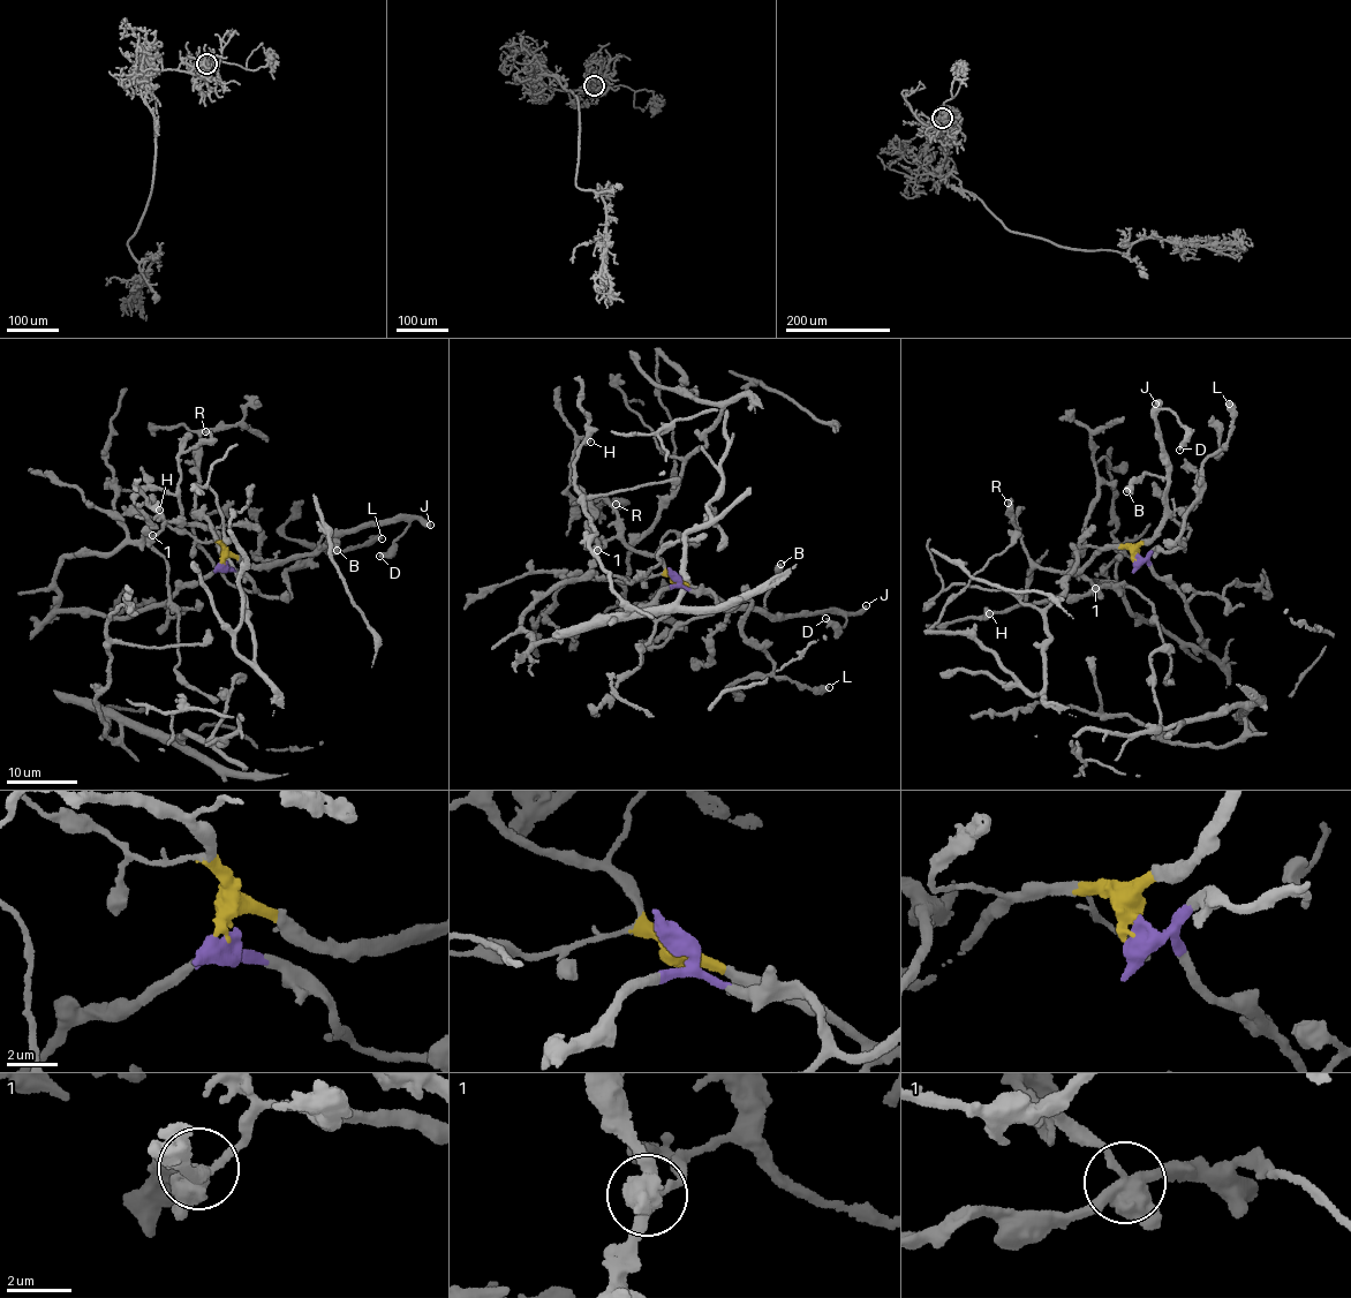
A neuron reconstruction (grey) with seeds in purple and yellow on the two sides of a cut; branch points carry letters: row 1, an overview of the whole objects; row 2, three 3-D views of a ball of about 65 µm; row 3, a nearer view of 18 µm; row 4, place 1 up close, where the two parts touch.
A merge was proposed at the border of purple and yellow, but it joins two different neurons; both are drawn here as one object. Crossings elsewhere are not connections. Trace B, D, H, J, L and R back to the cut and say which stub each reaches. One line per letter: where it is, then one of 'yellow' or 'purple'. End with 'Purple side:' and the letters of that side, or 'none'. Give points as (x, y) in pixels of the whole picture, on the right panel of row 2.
B: place (1126, 491); yellow
D: place (1179, 450); yellow
H: place (989, 613); purple
J: place (1155, 404); yellow
L: place (1229, 404); purple
R: place (1008, 503); yellow
Purple side: H, L

